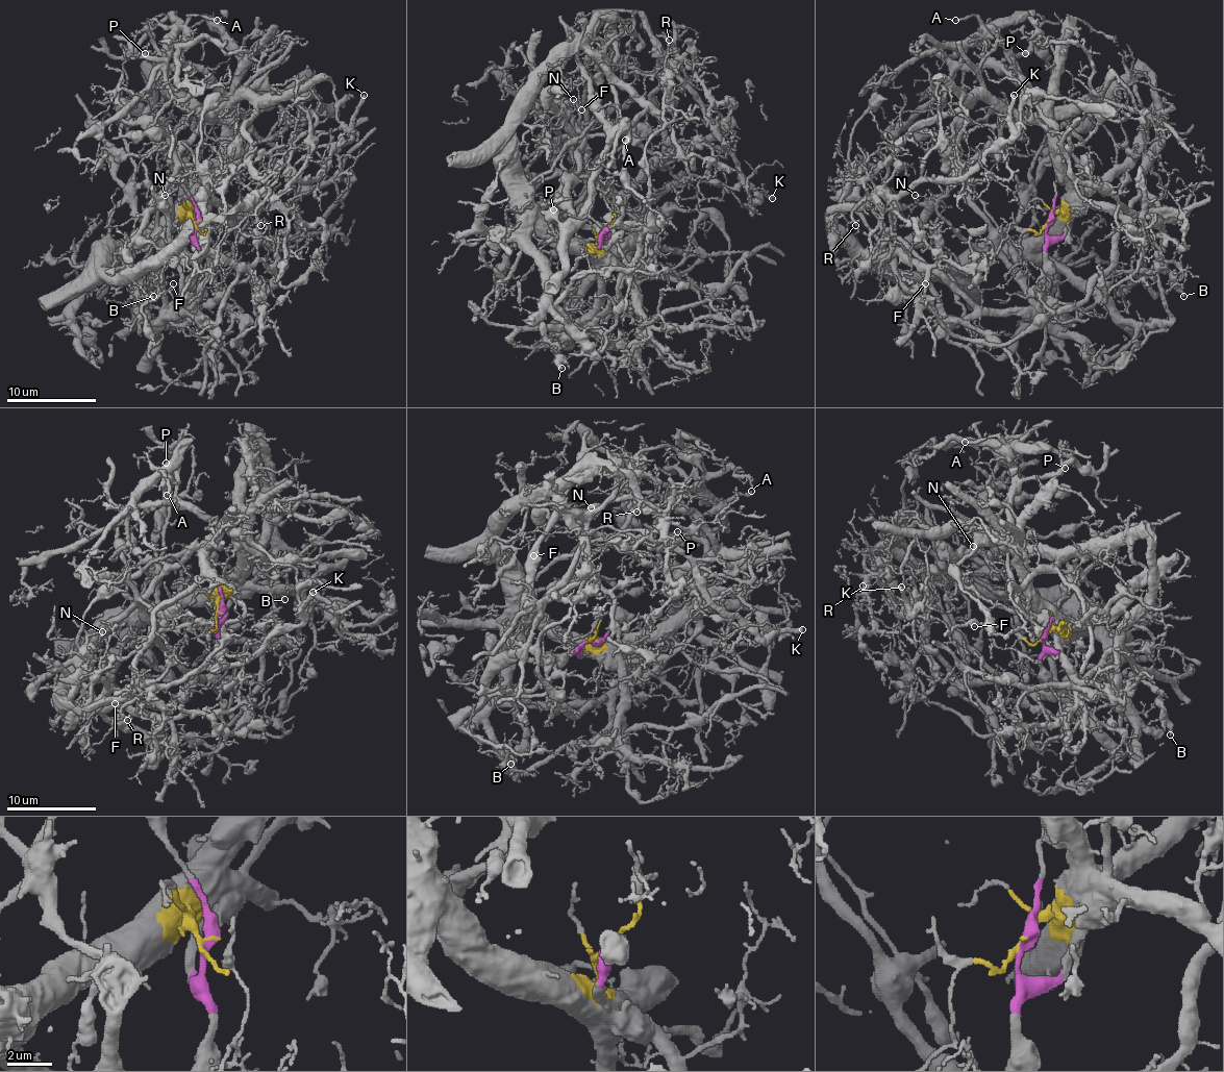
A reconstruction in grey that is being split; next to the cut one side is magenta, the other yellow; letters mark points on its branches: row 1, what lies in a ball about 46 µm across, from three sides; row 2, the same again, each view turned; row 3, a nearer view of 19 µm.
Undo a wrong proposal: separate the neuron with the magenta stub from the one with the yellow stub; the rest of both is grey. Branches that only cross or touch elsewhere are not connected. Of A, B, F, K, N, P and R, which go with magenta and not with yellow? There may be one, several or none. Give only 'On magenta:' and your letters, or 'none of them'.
On magenta: N, R

